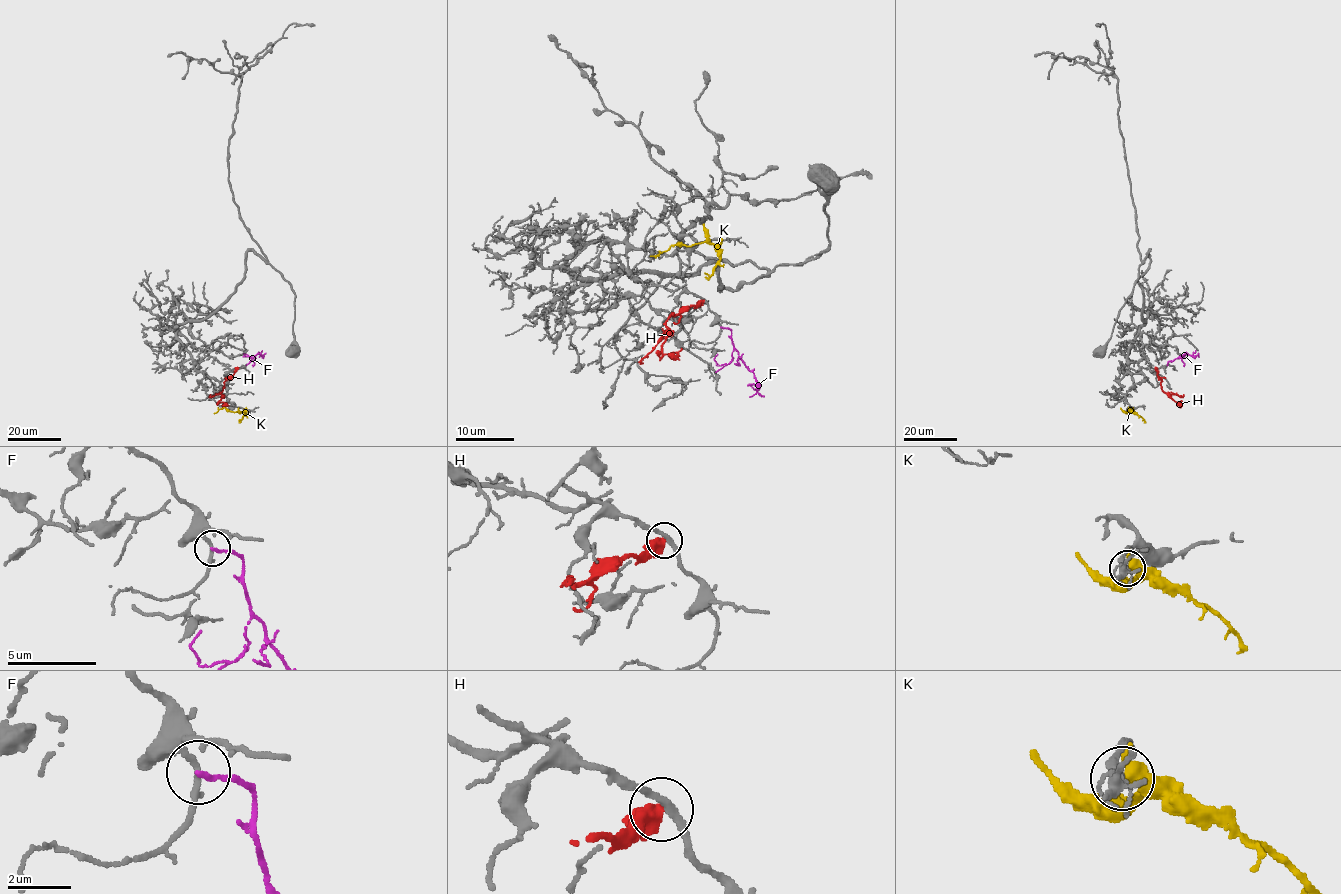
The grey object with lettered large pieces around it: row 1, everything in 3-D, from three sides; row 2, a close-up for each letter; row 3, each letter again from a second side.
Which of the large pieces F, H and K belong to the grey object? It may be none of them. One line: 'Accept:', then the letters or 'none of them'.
Accept: none of them

